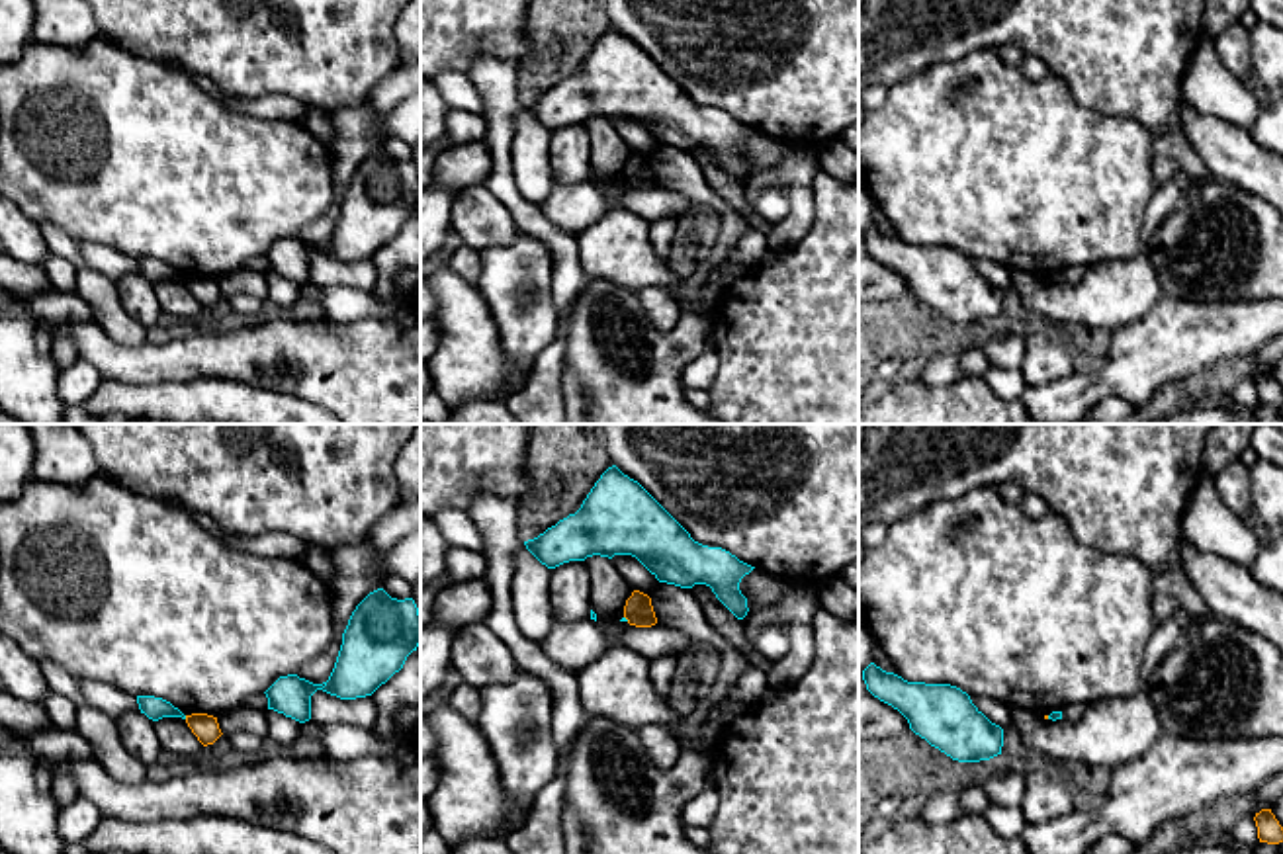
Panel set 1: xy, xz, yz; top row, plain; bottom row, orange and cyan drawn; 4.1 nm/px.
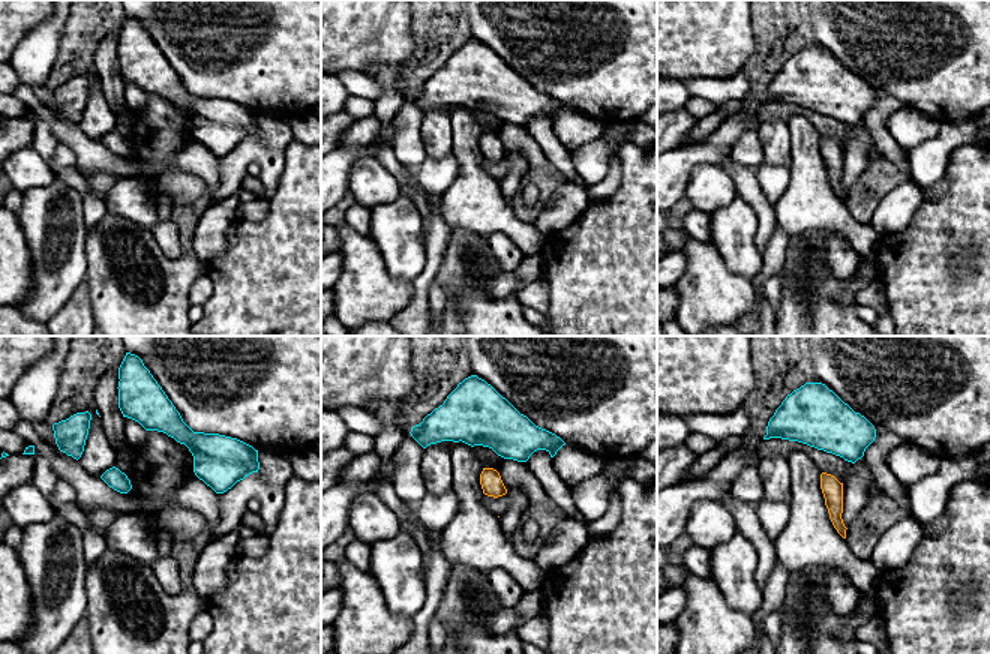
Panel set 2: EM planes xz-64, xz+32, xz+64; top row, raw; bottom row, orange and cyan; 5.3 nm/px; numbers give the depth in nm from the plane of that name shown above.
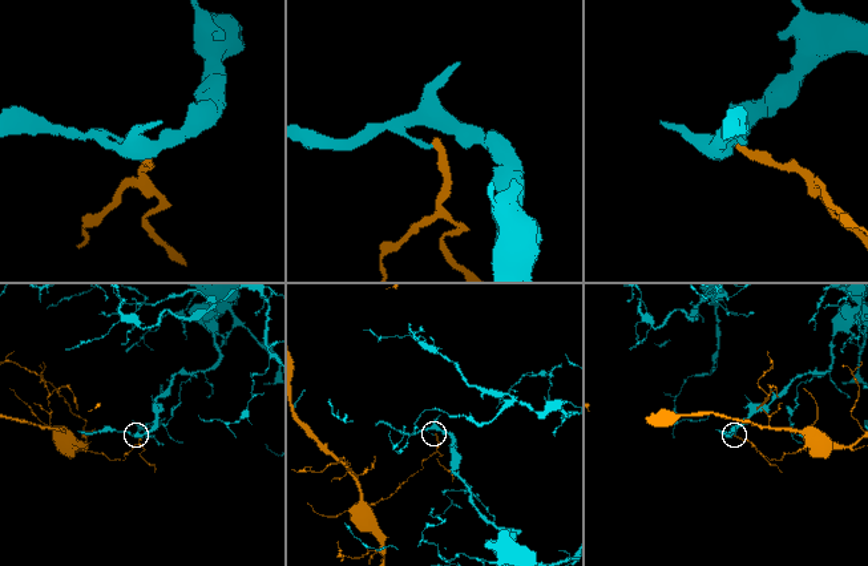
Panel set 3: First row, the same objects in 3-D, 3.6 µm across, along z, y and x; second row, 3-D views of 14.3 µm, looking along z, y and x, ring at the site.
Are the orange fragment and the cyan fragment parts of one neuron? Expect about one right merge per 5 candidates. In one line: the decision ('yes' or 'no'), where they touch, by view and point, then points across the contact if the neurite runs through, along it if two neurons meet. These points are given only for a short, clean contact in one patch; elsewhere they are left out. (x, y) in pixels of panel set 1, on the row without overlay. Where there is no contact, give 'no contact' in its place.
no; meets orange in xz at (626, 180); border along xz (624, 178), (628, 182)

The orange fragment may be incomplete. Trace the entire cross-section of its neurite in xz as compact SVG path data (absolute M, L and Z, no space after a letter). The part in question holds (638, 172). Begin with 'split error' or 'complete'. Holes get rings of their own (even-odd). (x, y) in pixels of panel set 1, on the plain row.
complete | M634 152L626 162L624 180L636 190L651 190L657 186L651 160L640 152Z

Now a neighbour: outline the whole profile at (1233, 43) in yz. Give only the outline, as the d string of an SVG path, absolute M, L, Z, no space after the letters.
M1242 21L1226 25L1220 33L1213 37L1218 59L1226 68L1240 80L1246 80L1252 72L1252 47L1250 31Z

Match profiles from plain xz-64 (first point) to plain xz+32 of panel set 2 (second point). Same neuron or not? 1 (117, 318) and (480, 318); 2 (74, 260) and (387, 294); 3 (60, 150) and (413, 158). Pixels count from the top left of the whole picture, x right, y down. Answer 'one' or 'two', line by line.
1: one
2: two
3: one

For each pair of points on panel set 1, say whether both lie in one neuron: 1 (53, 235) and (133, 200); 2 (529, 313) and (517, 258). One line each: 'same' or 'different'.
1: different
2: same

